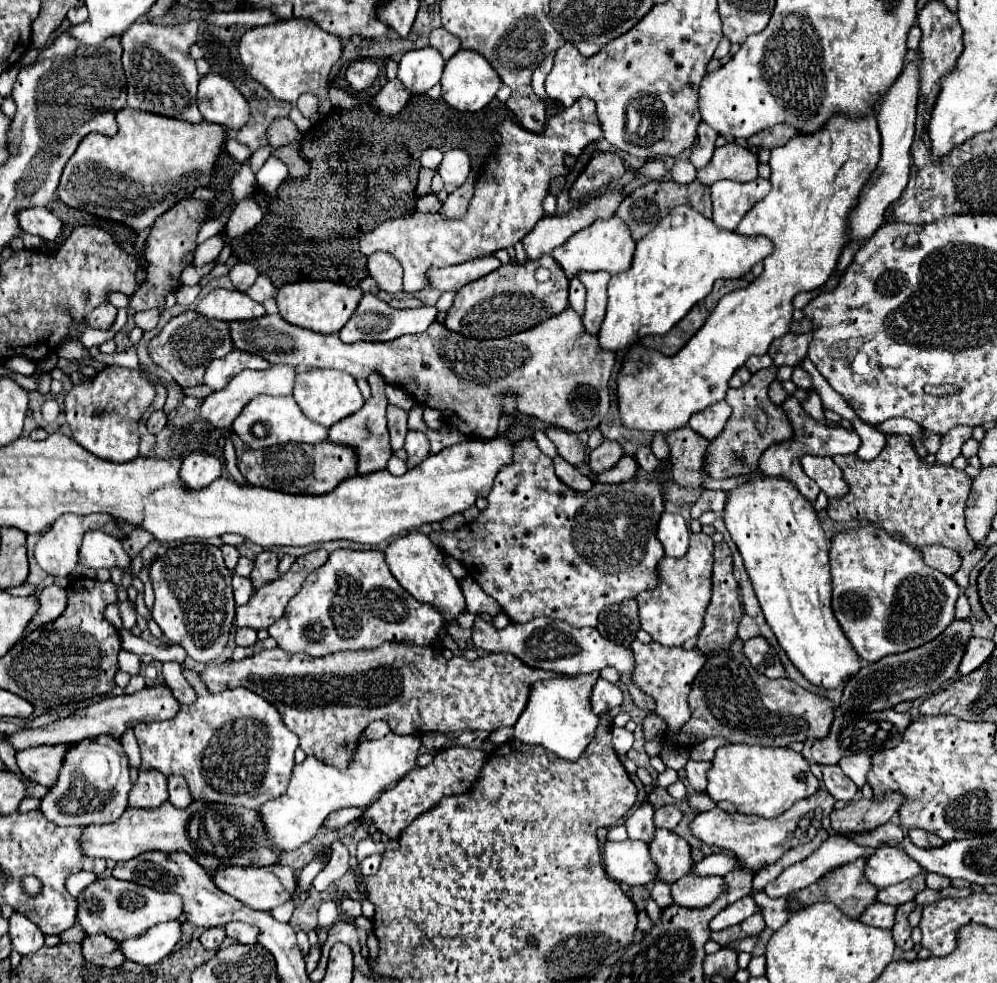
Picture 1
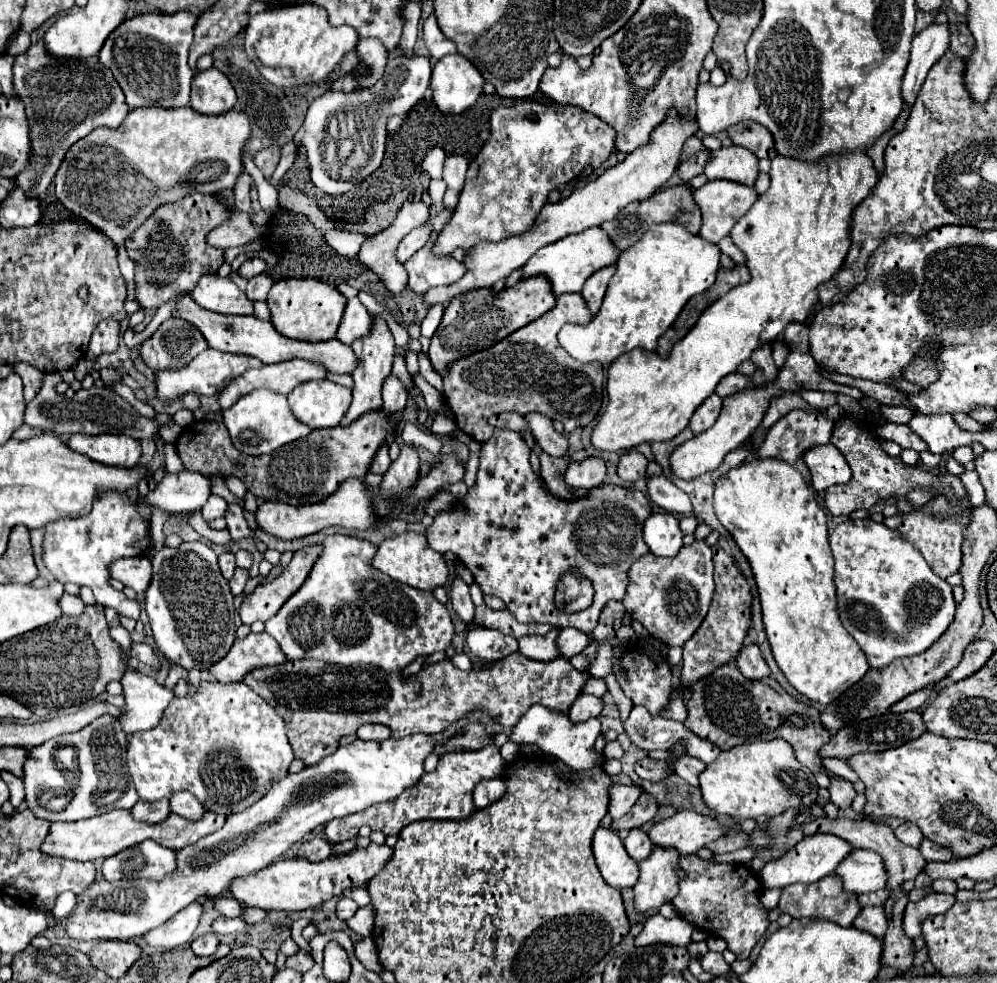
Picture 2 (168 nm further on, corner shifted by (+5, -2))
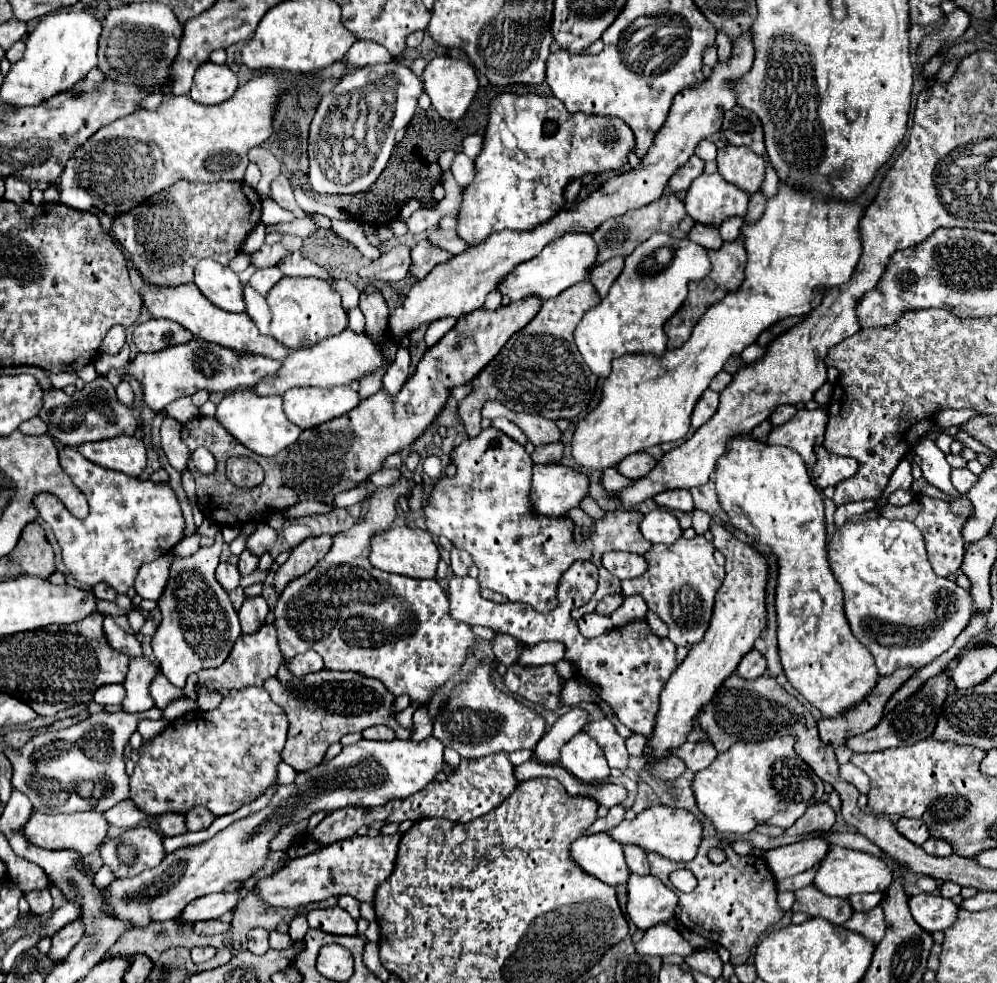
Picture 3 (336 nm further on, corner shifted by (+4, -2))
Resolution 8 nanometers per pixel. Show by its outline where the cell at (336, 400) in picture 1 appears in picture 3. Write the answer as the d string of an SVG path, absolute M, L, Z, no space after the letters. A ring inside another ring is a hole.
M350 386L290 388L284 396L284 412L298 428L314 428L358 406L358 392Z

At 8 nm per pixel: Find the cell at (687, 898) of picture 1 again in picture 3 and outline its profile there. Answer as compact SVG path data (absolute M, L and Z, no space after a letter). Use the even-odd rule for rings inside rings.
M718 836L712 838L702 838L698 854L692 862L686 864L676 864L670 862L660 854L648 852L648 864L650 864L650 874L660 878L666 886L670 886L670 890L678 896L678 906L676 906L676 918L692 932L704 936L706 940L720 944L724 948L730 950L732 958L730 962L734 966L738 964L746 964L752 946L756 944L756 940L768 930L768 926L774 926L782 916L784 910L776 904L776 880L770 874L764 858L760 856L738 856L732 850L730 842L720 840ZM712 846L720 846L724 848L724 852L728 854L728 860L720 866L714 866L708 862L708 850ZM678 868L688 868L696 874L698 878L698 888L690 894L684 894L680 890L676 890L670 880L668 874L678 870Z

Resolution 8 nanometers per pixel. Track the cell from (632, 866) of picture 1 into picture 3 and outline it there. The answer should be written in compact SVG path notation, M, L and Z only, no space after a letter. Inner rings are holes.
M606 834L580 836L570 846L570 858L590 876L608 886L624 884L630 870L624 862L622 846Z

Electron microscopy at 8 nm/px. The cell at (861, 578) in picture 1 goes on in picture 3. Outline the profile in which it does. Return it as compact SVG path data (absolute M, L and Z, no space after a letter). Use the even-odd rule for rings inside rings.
M872 518L866 522L850 524L846 522L836 530L830 550L830 568L842 586L844 612L850 622L852 634L870 650L876 660L878 672L890 676L898 668L922 668L944 654L958 638L958 634L968 626L974 608L970 590L958 586L950 578L940 578L934 574L924 548L922 532L906 520L886 520Z

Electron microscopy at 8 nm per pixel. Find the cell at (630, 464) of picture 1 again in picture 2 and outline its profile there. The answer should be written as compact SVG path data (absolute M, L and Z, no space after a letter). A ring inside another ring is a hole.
M625 452L617 464L617 476L627 482L637 482L639 478L645 476L647 468L647 458L641 452Z

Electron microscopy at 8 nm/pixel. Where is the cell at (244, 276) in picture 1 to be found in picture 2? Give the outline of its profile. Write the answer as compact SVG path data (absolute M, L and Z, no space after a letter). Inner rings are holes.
M249 256L249 258L241 264L241 268L237 270L237 274L249 280L249 278L261 274L263 270L265 270L265 262L263 262L261 258L257 258L257 256Z

